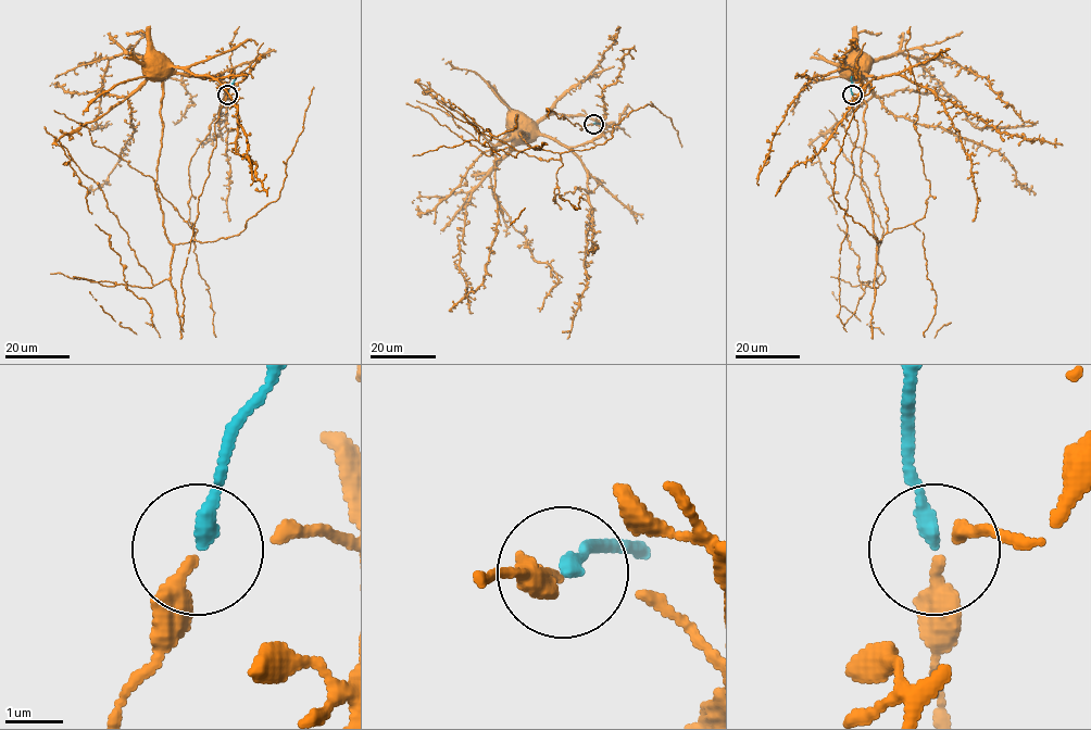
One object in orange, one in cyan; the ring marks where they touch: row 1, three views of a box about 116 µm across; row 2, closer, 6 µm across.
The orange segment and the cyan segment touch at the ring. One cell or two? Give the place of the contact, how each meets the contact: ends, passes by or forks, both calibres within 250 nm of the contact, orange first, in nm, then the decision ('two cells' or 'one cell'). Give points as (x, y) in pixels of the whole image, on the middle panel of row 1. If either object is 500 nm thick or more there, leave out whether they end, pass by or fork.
at (593, 124); orange passes by; cyan ends there; 200 nm thick on the orange side, 260 nm on the other; one cell

